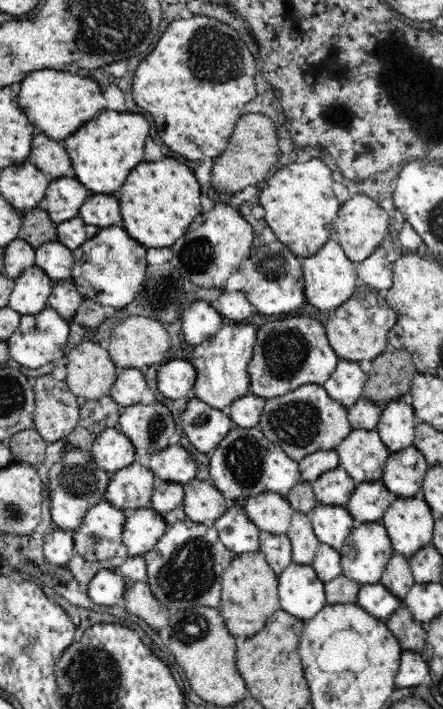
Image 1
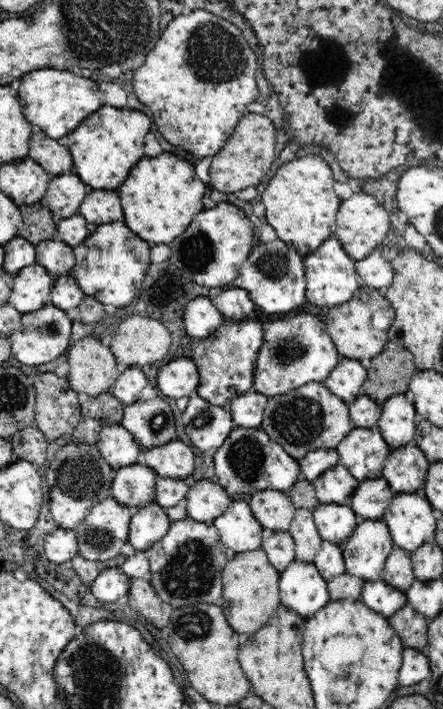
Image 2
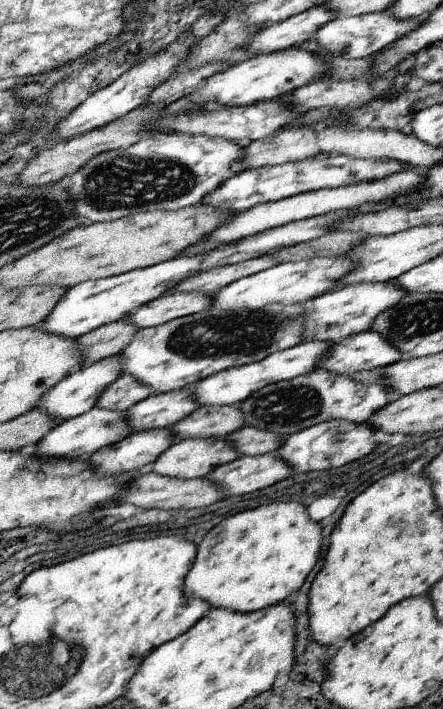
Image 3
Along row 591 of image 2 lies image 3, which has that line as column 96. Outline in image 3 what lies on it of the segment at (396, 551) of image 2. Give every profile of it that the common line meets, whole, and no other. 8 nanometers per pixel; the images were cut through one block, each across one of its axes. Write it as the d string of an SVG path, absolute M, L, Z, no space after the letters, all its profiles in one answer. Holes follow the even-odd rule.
M123 374L103 390L103 394L95 402L95 407L124 412L153 394L153 390L149 390L149 386L143 386L141 382L137 382L137 378Z

